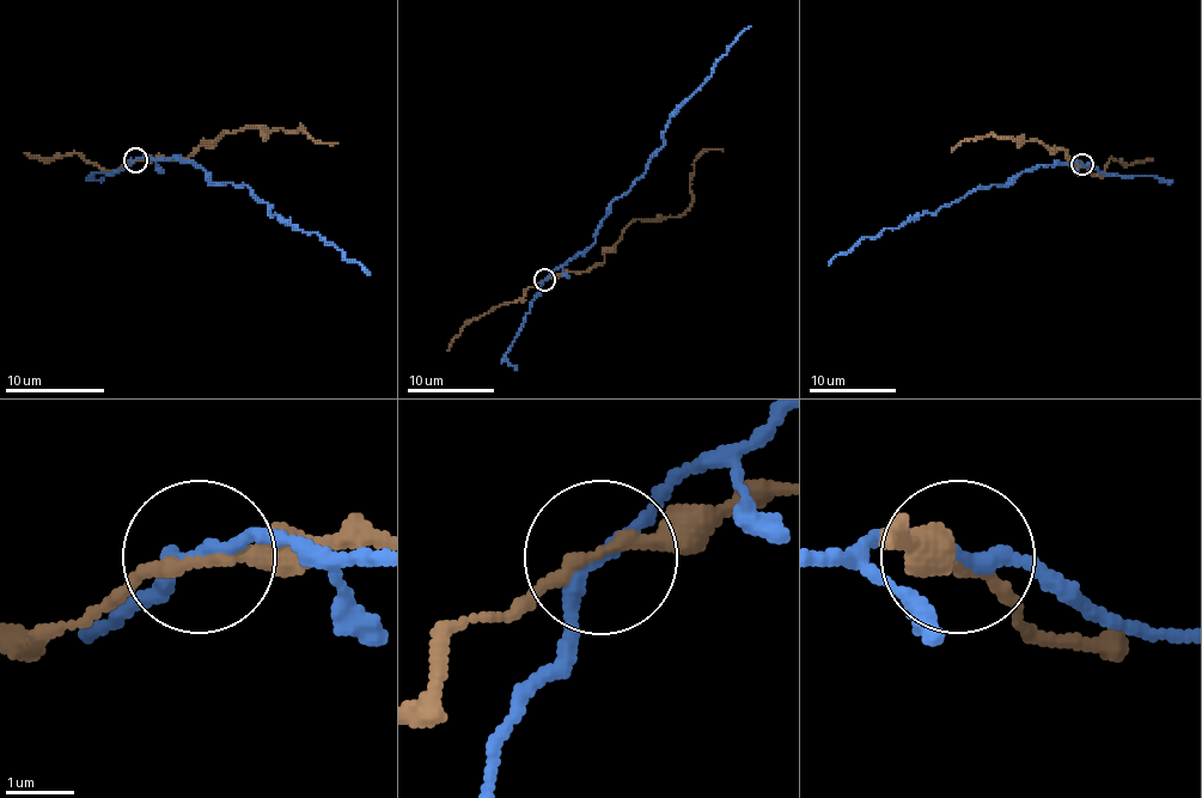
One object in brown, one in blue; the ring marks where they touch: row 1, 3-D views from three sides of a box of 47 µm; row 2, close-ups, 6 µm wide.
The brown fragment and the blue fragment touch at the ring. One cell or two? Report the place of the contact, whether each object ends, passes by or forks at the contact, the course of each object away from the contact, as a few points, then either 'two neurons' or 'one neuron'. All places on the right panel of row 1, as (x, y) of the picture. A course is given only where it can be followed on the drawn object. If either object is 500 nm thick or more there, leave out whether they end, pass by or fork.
(1082, 164) | brown passes by | blue passes by | brown via (1082, 165), (1072, 163), (1063, 150), (1048, 150), (1021, 136), (987, 134), (964, 139), (953, 150) | blue via (1082, 165), (1043, 165), (1004, 184), (977, 187), (947, 206), (886, 229), (877, 237), (864, 237), (829, 266) | one neuron

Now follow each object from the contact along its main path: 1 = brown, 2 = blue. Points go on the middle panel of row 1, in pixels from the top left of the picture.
1: (545, 280), (604, 261), (638, 219), (683, 214), (691, 201), (694, 162), (709, 148), (722, 151)
2: (545, 280), (596, 241), (606, 208), (641, 175), (663, 145), (670, 116), (712, 74), (731, 44), (751, 26)

